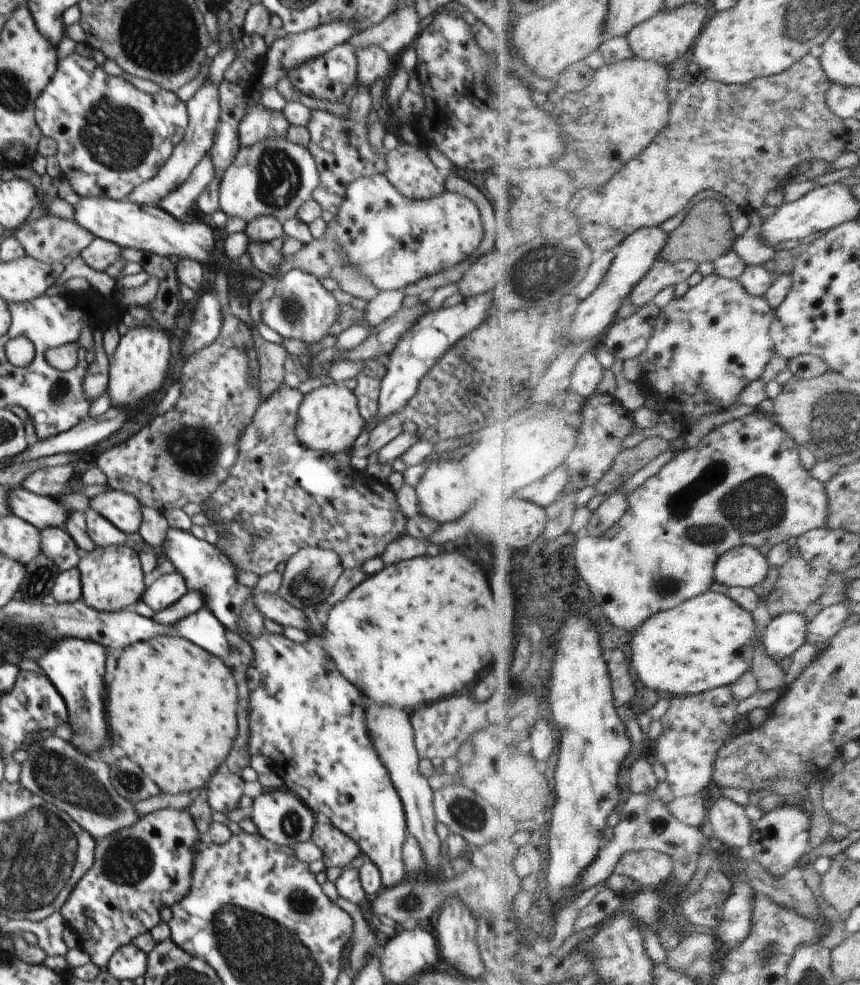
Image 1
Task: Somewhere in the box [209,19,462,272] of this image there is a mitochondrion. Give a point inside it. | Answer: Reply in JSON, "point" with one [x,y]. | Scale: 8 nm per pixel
{"point":[279,178]}

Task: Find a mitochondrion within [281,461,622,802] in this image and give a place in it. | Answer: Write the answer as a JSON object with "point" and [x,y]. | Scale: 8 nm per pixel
{"point":[307,586]}

